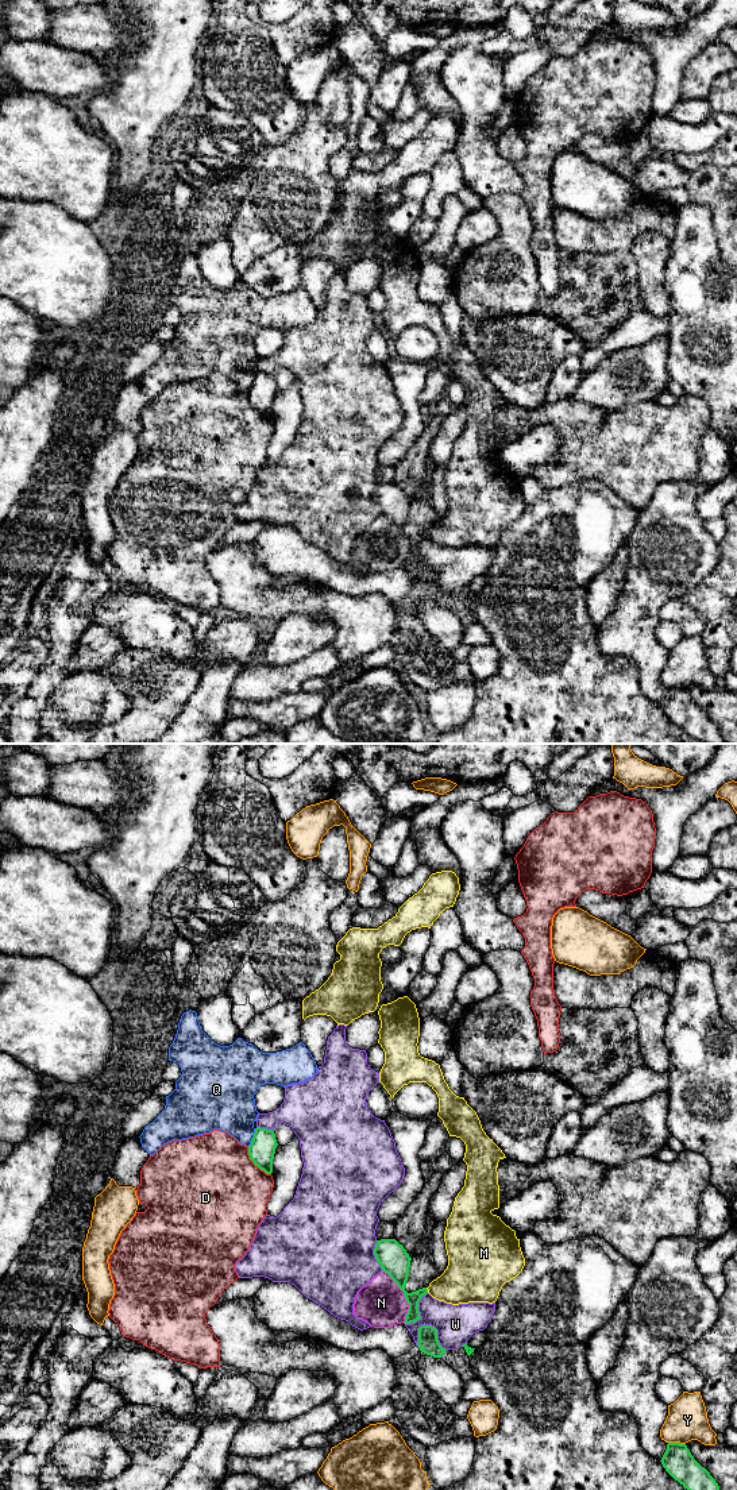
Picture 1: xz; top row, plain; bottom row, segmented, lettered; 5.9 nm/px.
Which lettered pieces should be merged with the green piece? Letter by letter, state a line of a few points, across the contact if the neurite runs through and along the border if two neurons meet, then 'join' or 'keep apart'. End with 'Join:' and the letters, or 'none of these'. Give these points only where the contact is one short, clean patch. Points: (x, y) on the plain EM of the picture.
D: keep apart
M: keep apart
N: keep apart
Q: line xz (255, 373), (254, 381), (247, 390); keep apart
W: keep apart
Y: keep apart
Join: none of these

